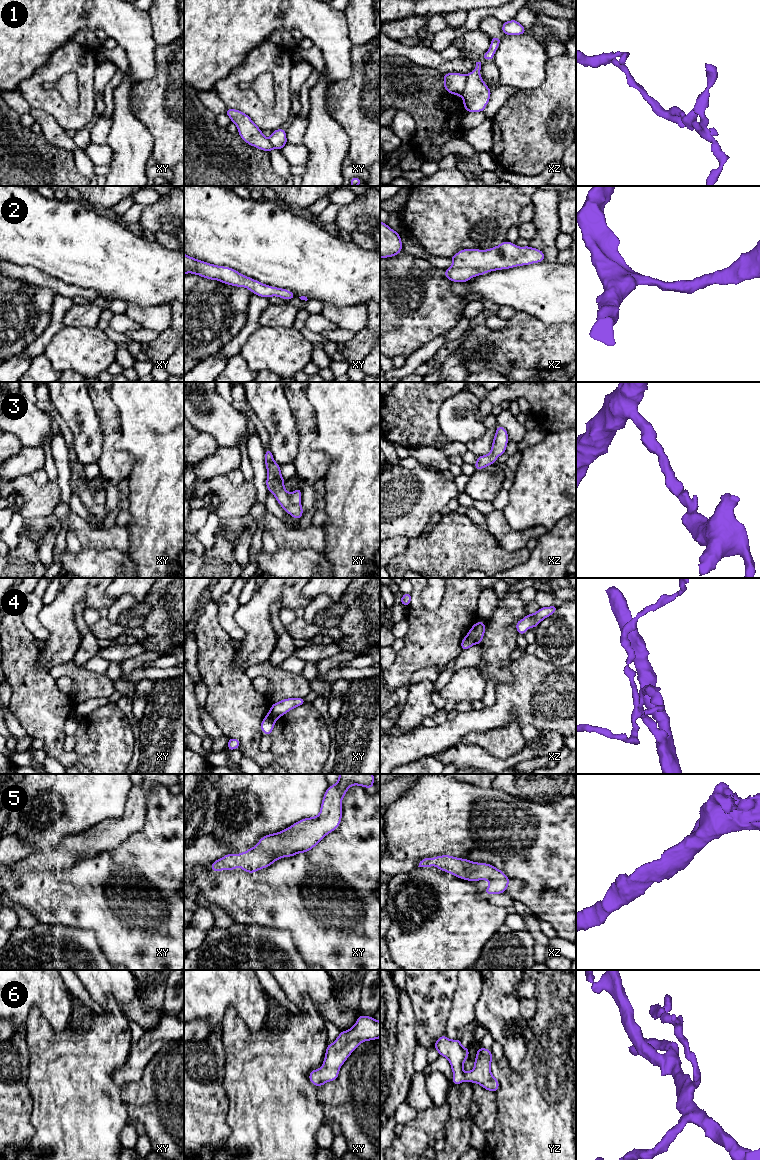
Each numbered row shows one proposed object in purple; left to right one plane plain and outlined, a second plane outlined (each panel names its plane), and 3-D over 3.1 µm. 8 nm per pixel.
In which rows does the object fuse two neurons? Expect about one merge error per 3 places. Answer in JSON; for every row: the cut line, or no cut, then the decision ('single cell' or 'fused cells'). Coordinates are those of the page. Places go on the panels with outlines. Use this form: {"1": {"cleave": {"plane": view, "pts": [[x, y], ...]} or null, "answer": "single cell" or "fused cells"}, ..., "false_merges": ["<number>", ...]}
{"1": {"cleave": {"plane": "xz", "pts": [[467, 75], [465, 87], [460, 95]]}, "answer": "fused cells"}, "2": {"cleave": null, "answer": "single cell"}, "3": {"cleave": null, "answer": "single cell"}, "4": {"cleave": {"plane": "xz", "pts": [[466, 636], [475, 643]]}, "answer": "fused cells"}, "5": {"cleave": null, "answer": "single cell"}, "6": {"cleave": null, "answer": "single cell"}, "false_merges": ["1", "4"]}

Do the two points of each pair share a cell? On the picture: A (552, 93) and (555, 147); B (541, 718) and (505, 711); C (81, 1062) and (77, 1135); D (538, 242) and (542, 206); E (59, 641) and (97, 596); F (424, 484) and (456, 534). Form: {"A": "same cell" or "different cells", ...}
{"A": "same cell", "B": "same cell", "C": "same cell", "D": "same cell", "E": "same cell", "F": "different cells"}

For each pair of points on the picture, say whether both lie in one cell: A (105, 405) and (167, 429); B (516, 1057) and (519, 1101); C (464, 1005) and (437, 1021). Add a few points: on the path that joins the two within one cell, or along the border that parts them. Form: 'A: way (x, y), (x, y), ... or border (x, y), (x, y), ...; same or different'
A: border (110, 392), (118, 411), (122, 433); different
B: border (526, 1047), (523, 1060), (516, 1069), (512, 1069); different
C: border (454, 992), (445, 1034); different

